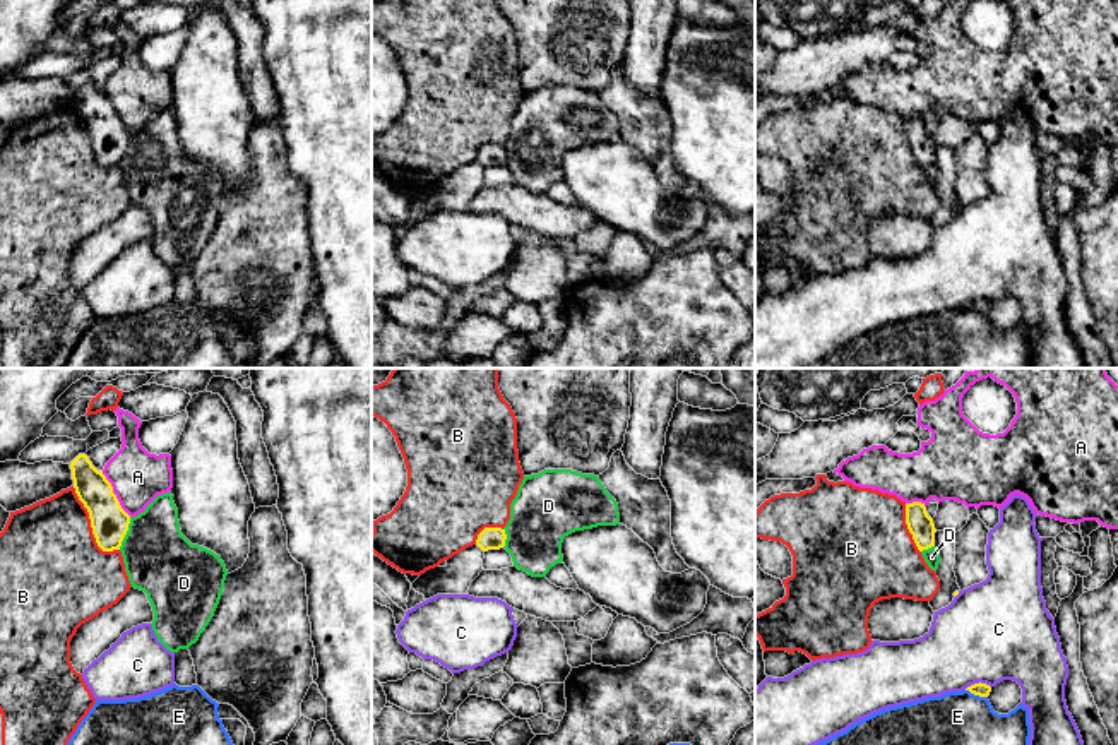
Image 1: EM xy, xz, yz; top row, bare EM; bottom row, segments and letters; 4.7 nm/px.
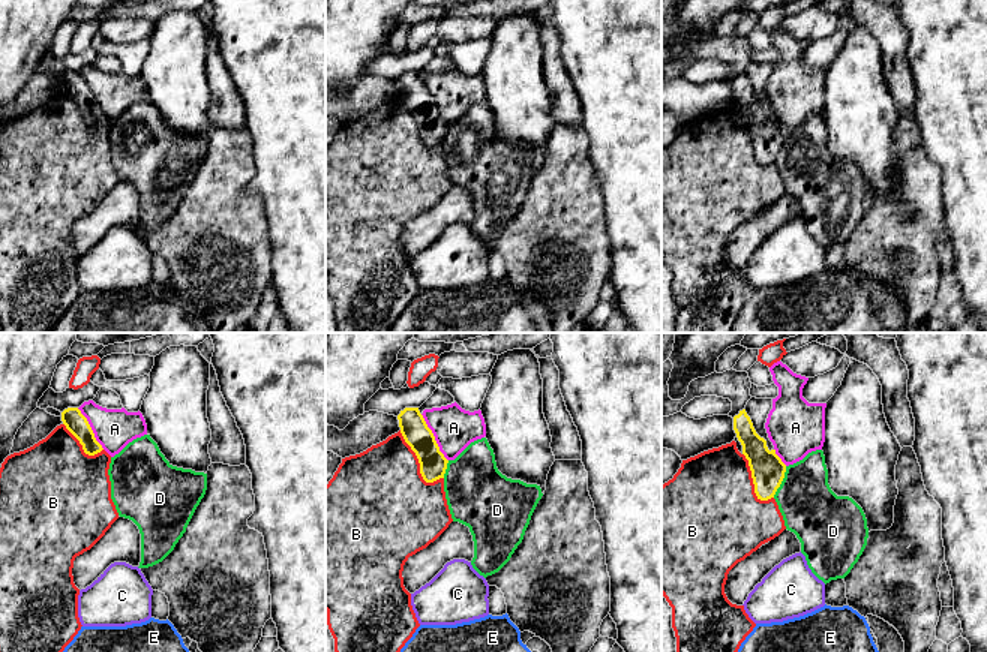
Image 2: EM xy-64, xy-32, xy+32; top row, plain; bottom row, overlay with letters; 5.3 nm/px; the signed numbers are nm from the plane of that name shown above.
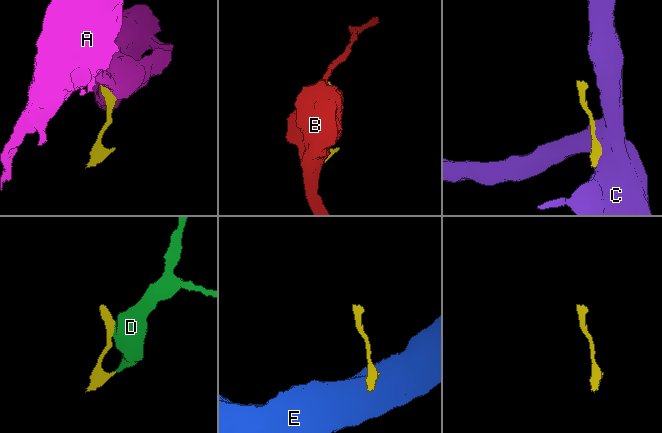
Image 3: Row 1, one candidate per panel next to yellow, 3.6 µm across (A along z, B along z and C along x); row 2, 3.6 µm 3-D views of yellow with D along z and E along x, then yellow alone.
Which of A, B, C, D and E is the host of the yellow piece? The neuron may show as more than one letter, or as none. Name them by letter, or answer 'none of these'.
D

